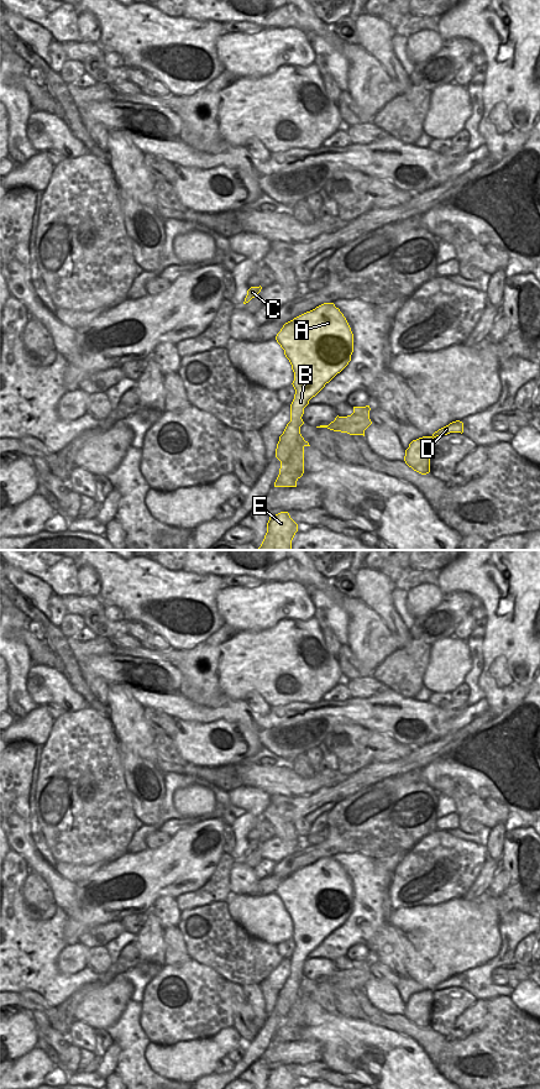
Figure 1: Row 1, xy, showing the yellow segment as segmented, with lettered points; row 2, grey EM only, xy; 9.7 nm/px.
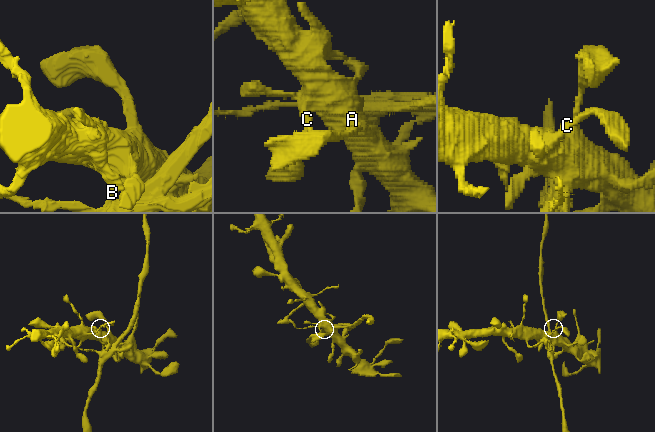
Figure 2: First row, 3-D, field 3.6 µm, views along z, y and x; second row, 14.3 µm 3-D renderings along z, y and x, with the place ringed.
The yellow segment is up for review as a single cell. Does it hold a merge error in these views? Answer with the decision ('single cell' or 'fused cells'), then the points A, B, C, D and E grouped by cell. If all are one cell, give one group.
fused cells; A B C / D E

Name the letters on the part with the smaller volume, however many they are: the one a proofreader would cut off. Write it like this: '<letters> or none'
D, E.

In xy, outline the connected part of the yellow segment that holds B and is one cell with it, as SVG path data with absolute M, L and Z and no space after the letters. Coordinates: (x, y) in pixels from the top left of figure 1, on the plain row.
M324 857L285 876L276 894L294 926L290 975L276 1002L276 1011L287 1015L302 998L304 962L351 915L353 888L340 863Z

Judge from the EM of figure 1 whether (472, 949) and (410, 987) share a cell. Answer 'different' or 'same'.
different

